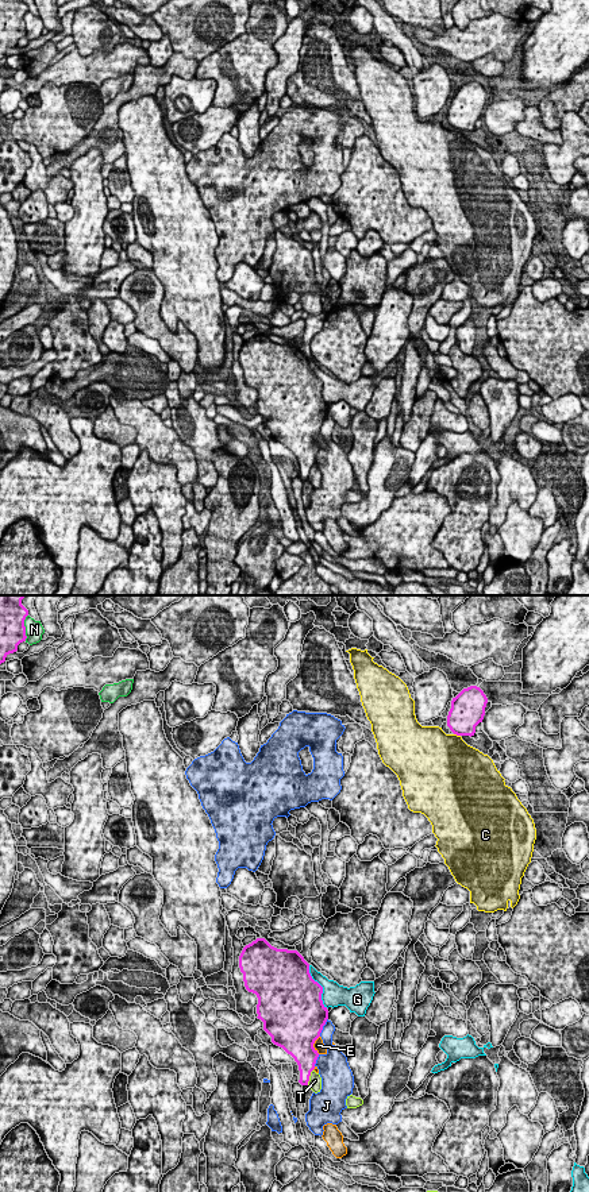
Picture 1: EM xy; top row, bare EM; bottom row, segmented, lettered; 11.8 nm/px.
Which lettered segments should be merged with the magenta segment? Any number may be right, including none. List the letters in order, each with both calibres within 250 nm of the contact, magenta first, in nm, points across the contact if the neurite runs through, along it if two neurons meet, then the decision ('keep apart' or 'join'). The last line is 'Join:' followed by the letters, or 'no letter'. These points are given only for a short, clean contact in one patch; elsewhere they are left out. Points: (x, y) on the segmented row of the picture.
C: 380/480 nm | keep apart
E: 500/120 nm | keep apart
G: 440/280 nm | keep apart
J: 500/140 nm | keep apart
N: 320/220 nm | keep apart
T: 260/160 nm | along xy (312, 1069), (307, 1084) | keep apart
Join: no letter

